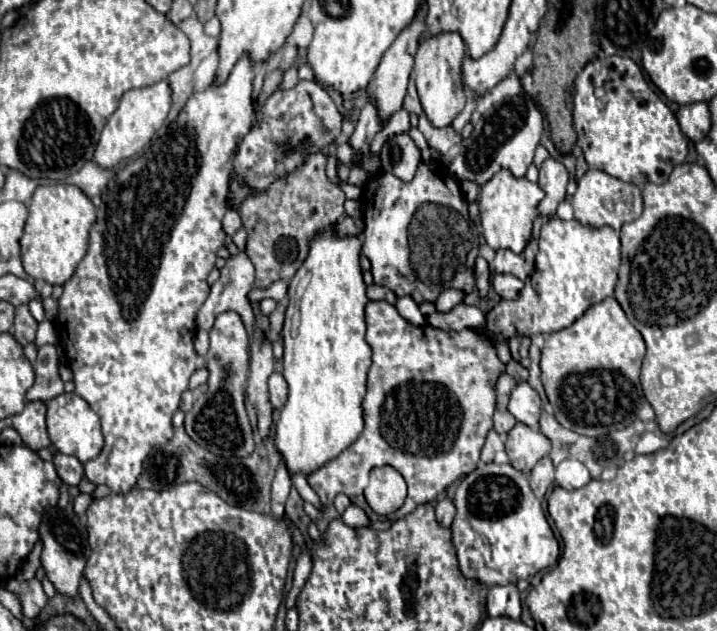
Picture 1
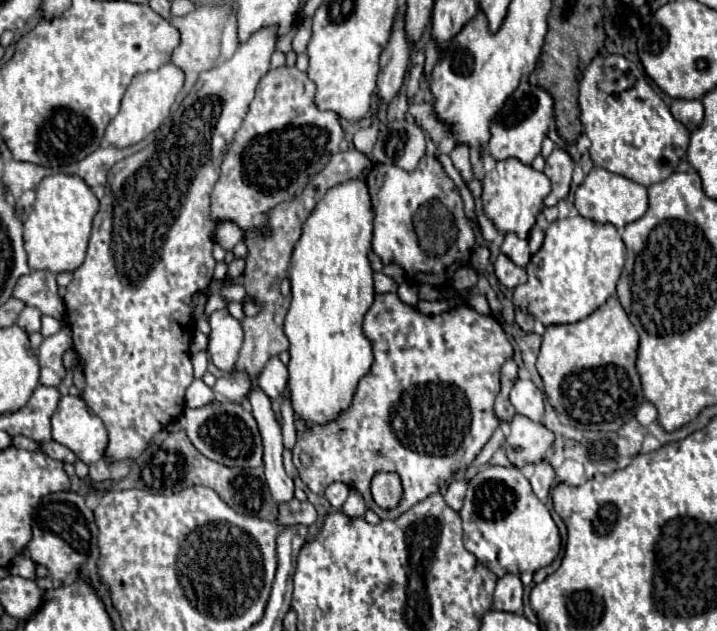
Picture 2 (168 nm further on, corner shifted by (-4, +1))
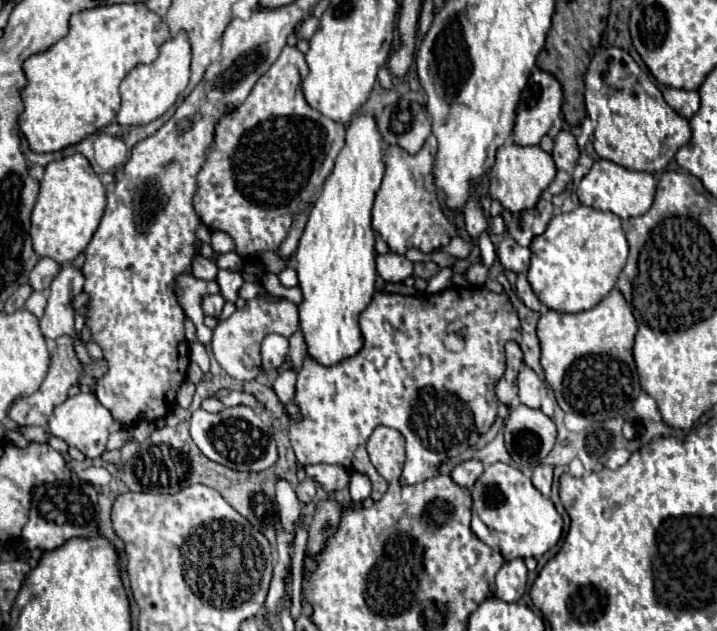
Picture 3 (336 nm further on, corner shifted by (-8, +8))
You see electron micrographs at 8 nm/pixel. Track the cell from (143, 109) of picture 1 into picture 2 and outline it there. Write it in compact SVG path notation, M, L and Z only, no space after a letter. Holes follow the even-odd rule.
M171 62L161 66L157 72L137 74L121 100L119 114L111 120L111 124L105 130L105 142L115 148L127 148L127 146L141 142L151 132L155 132L161 126L161 122L169 116L169 110L179 90L183 88L183 78L185 78L183 72L177 66L173 66Z

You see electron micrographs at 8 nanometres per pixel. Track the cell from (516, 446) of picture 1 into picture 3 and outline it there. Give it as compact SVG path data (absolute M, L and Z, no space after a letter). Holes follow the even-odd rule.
M517 405L505 421L505 445L513 461L529 469L543 463L555 445L555 437L555 423L541 409Z

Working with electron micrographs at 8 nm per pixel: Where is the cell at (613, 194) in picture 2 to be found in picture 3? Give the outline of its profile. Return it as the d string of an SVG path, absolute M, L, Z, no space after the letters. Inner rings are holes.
M599 159L593 163L591 171L581 179L581 183L577 187L577 197L583 205L589 205L589 207L601 209L601 211L613 211L621 219L629 219L629 217L637 217L637 215L643 215L649 211L649 207L653 203L655 187L657 187L657 183L651 173L629 171L613 161Z

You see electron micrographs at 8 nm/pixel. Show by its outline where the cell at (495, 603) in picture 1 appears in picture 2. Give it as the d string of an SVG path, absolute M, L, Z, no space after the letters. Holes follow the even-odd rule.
M505 574L503 578L497 580L493 608L501 612L523 614L523 584L517 574Z

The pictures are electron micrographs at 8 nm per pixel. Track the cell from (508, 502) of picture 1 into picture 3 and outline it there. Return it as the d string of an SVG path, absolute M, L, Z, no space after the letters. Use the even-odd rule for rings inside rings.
M493 463L489 465L471 489L473 495L471 529L491 549L499 551L505 561L515 557L539 559L549 551L563 533L563 519L551 499L543 497L519 469Z

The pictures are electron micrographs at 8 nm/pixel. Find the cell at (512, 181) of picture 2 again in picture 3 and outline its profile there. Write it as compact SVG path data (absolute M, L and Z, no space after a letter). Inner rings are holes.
M507 141L505 145L501 145L501 149L497 149L497 161L489 177L489 193L493 199L499 199L505 209L517 213L527 207L533 207L541 193L549 187L553 177L555 177L553 157L545 153L539 145L521 147Z

